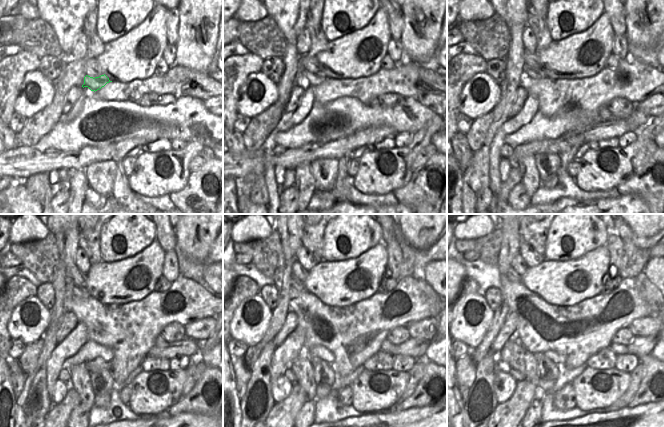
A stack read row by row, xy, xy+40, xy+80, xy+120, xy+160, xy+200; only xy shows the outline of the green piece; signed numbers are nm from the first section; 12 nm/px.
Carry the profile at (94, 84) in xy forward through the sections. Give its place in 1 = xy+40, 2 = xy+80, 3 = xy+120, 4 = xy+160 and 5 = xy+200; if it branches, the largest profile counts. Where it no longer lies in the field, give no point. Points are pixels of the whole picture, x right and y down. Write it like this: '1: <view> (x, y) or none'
1: xy+40 (309, 79)
2: xy+80 (532, 73)
3: xy+120 (80, 292)
4: xy+160 (299, 286)
5: xy+200 (511, 274)

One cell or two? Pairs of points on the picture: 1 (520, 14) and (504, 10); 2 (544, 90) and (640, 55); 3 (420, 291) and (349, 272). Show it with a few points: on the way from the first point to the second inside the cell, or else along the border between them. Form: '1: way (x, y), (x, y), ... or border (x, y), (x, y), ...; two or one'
1: way (516, 11), (508, 10); one
2: border (628, 52), (633, 57), (647, 62), (653, 67); two
3: border (376, 291), (370, 296), (355, 302); two

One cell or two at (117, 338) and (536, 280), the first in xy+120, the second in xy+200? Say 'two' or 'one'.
two

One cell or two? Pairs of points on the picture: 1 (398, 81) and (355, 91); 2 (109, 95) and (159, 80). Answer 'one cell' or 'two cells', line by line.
1: one cell
2: one cell

